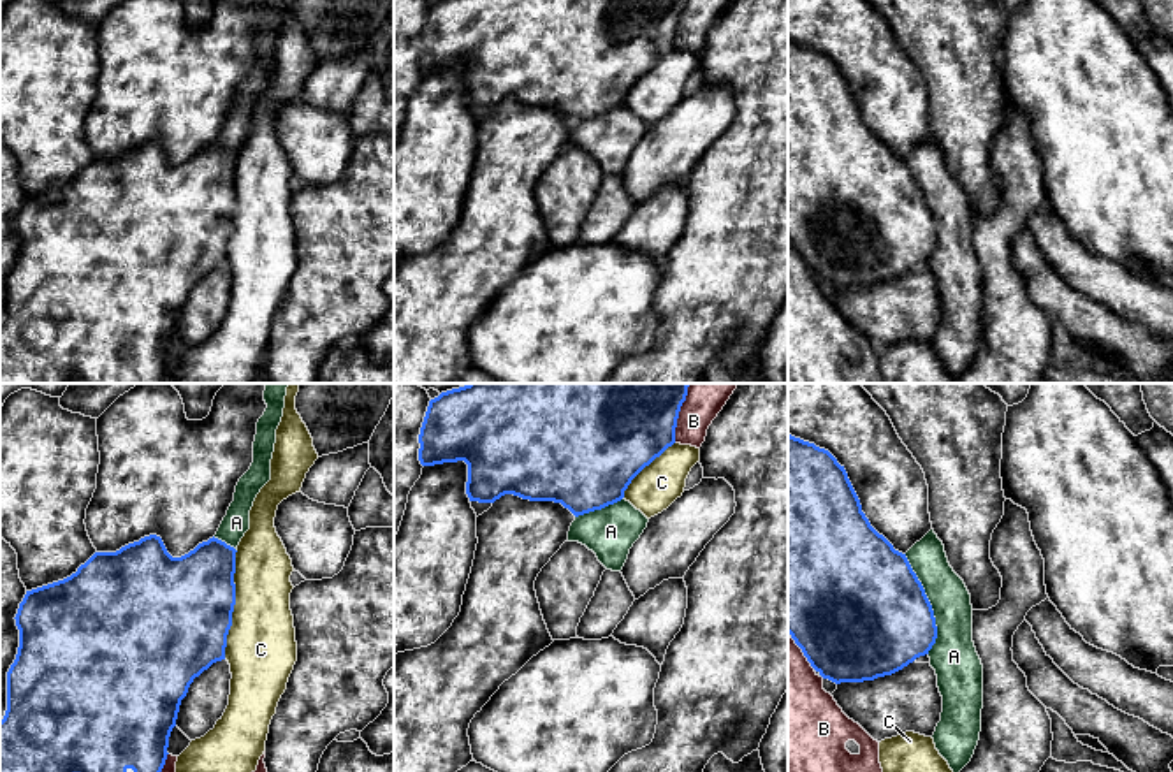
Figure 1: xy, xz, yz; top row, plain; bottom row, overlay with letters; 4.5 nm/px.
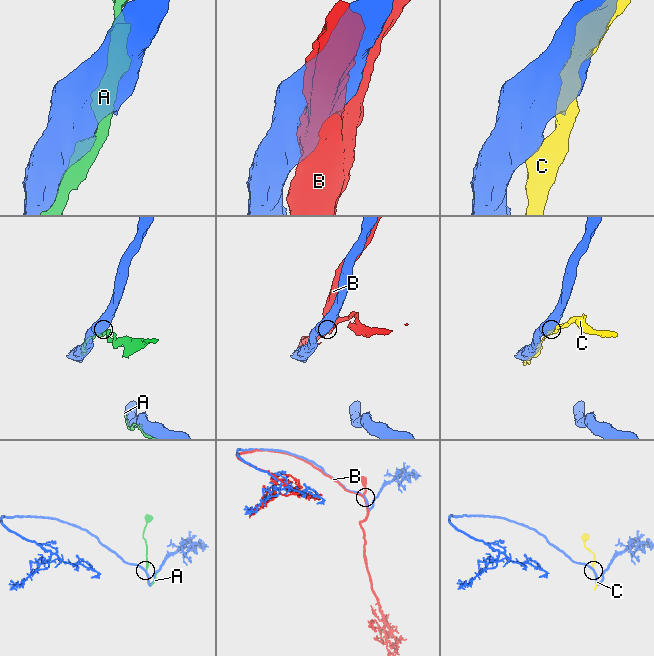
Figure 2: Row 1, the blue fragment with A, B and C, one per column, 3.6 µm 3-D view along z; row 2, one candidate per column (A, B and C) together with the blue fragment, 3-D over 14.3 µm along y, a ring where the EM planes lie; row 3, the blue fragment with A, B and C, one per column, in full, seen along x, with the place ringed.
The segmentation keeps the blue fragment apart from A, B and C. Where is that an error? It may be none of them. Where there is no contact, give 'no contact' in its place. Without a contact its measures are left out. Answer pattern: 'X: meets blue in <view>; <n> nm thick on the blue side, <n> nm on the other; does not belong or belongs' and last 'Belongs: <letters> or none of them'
A: meets blue in yz; 500 nm thick on the blue side, 190 nm on the other; belongs
B: meets blue in xz; 360 nm thick on the blue side, 160 nm on the other; does not belong
C: meets blue in xy; 480 nm thick on the blue side, 320 nm on the other; does not belong
Belongs: A

